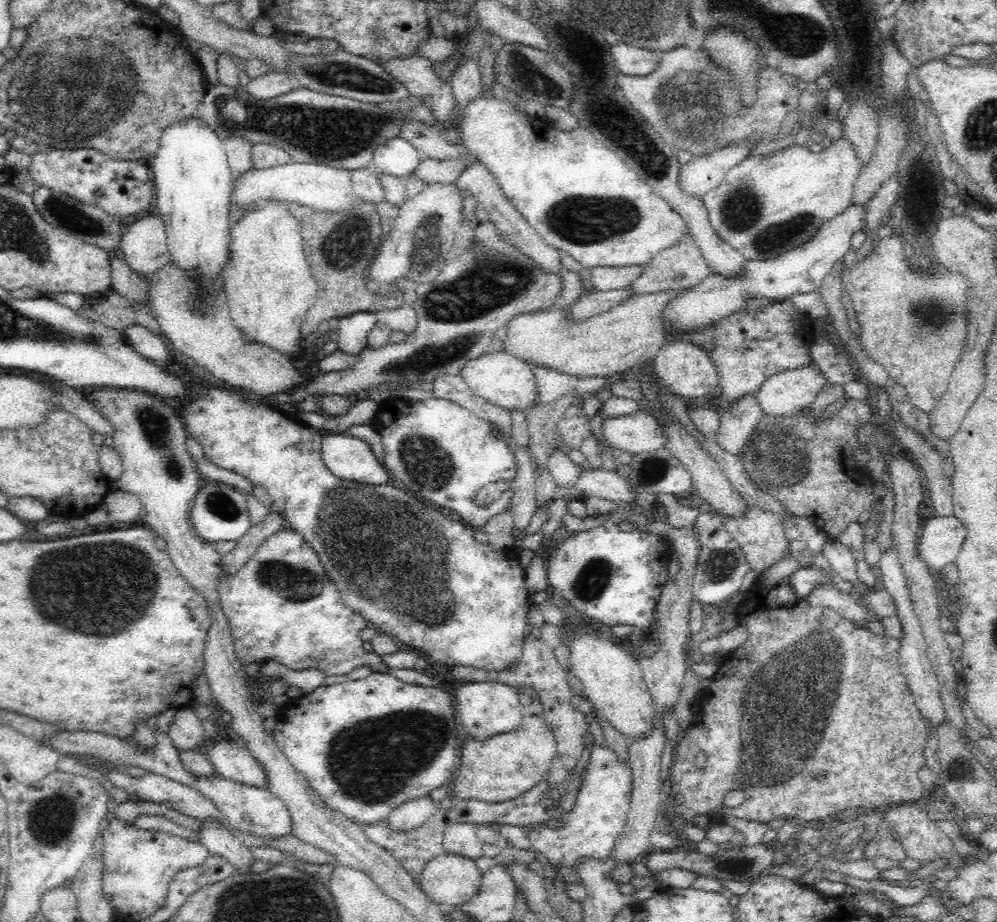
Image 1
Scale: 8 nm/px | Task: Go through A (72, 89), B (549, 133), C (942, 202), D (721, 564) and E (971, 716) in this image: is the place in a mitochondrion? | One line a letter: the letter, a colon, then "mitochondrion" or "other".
A: mitochondrion
B: other
C: other
D: mitochondrion
E: other

